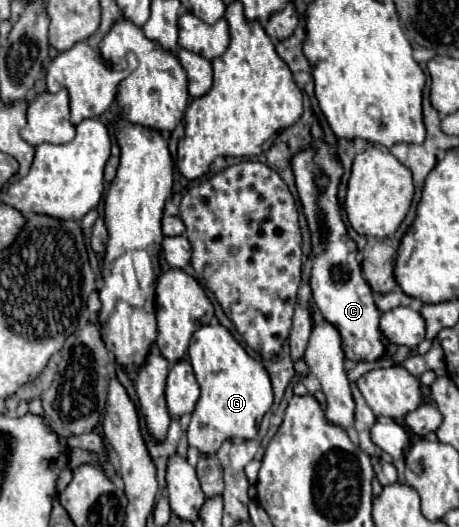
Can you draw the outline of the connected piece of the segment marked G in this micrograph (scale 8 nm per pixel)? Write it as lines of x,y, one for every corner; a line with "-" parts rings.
200,325
192,335
188,357
200,383
200,399
188,425
188,443
204,455
220,449
222,441
232,437
252,439
262,415
272,407
272,385
260,361
252,359
246,349
232,337
224,325

